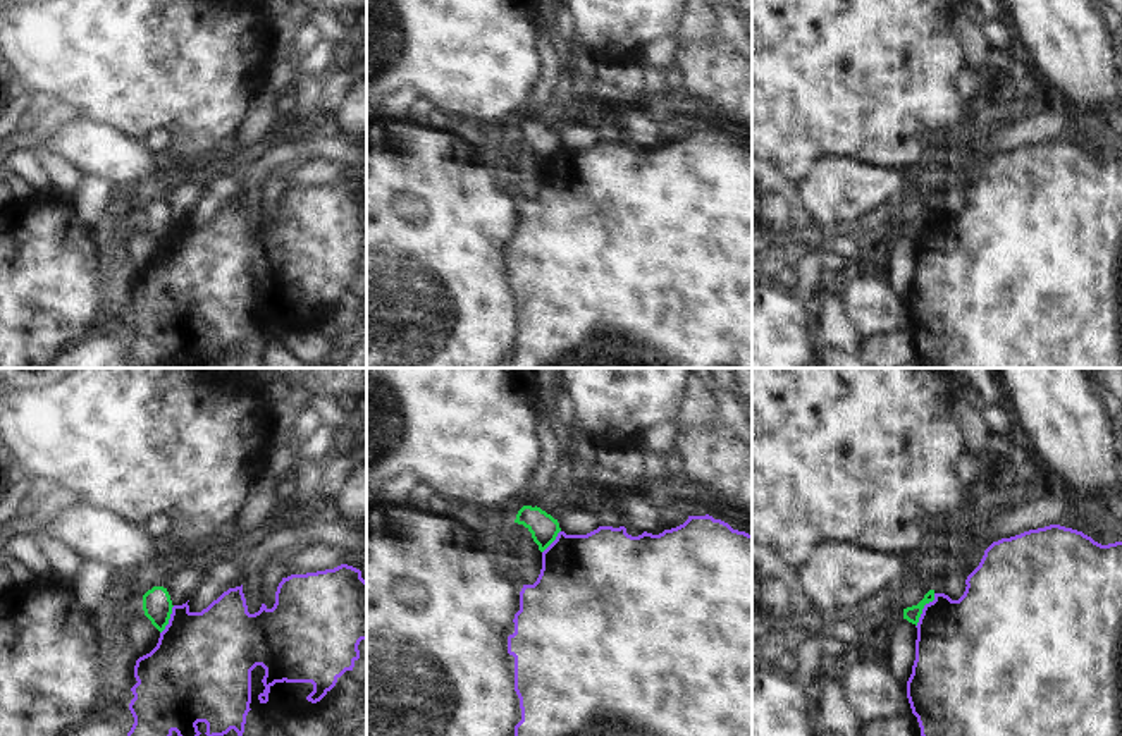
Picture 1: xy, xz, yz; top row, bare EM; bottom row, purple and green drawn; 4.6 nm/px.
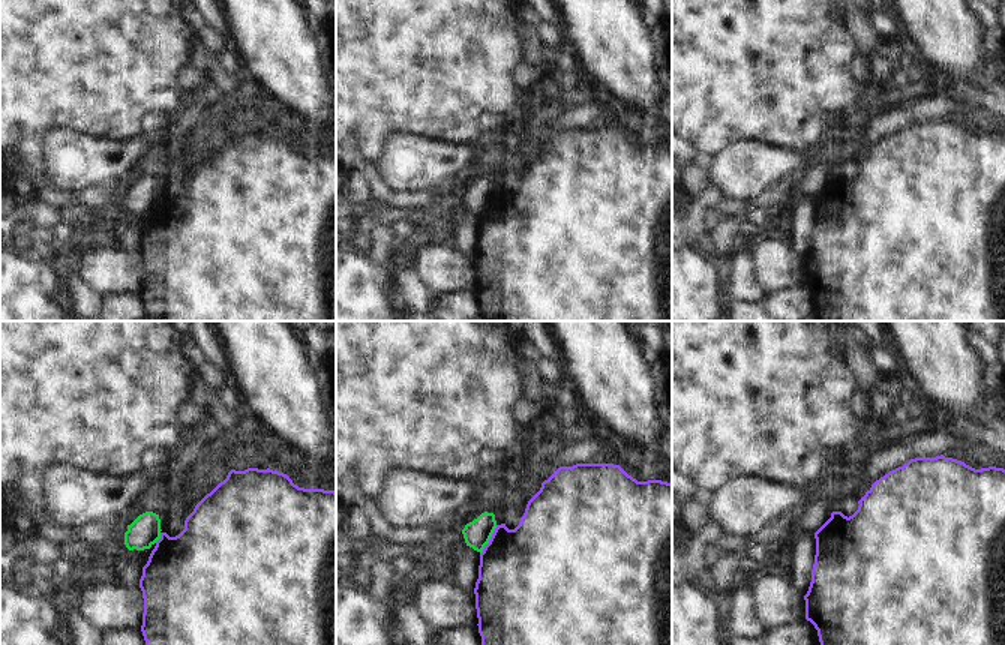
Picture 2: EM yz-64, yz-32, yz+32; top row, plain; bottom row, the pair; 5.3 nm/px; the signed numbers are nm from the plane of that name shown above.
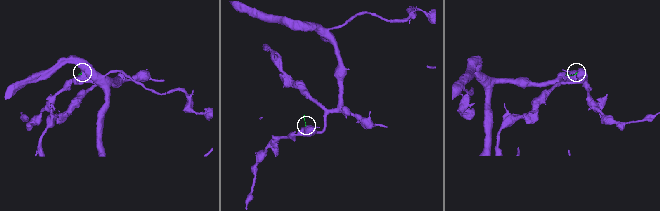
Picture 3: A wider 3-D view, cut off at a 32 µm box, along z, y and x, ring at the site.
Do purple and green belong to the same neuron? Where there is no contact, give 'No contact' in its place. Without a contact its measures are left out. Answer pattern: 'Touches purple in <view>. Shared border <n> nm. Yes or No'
Touches purple in yz. Shared border 180 nm. No.

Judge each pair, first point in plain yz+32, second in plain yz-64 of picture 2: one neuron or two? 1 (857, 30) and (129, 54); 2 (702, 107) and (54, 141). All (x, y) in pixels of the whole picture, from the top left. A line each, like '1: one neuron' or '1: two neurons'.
1: two neurons
2: two neurons

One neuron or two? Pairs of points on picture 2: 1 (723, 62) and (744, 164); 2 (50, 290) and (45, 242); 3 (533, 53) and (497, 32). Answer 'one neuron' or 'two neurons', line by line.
1: two neurons
2: two neurons
3: two neurons

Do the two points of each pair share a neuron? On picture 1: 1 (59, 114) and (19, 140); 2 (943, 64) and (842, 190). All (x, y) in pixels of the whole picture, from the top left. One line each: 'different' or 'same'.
1: same
2: different

